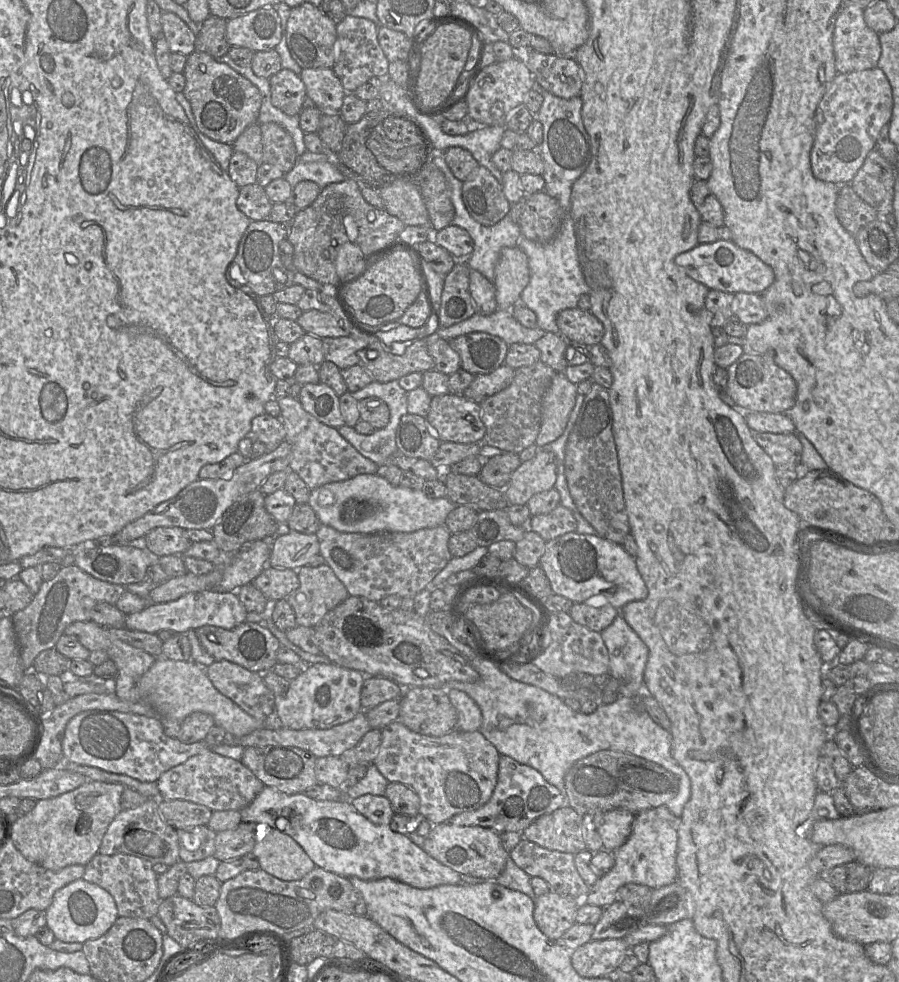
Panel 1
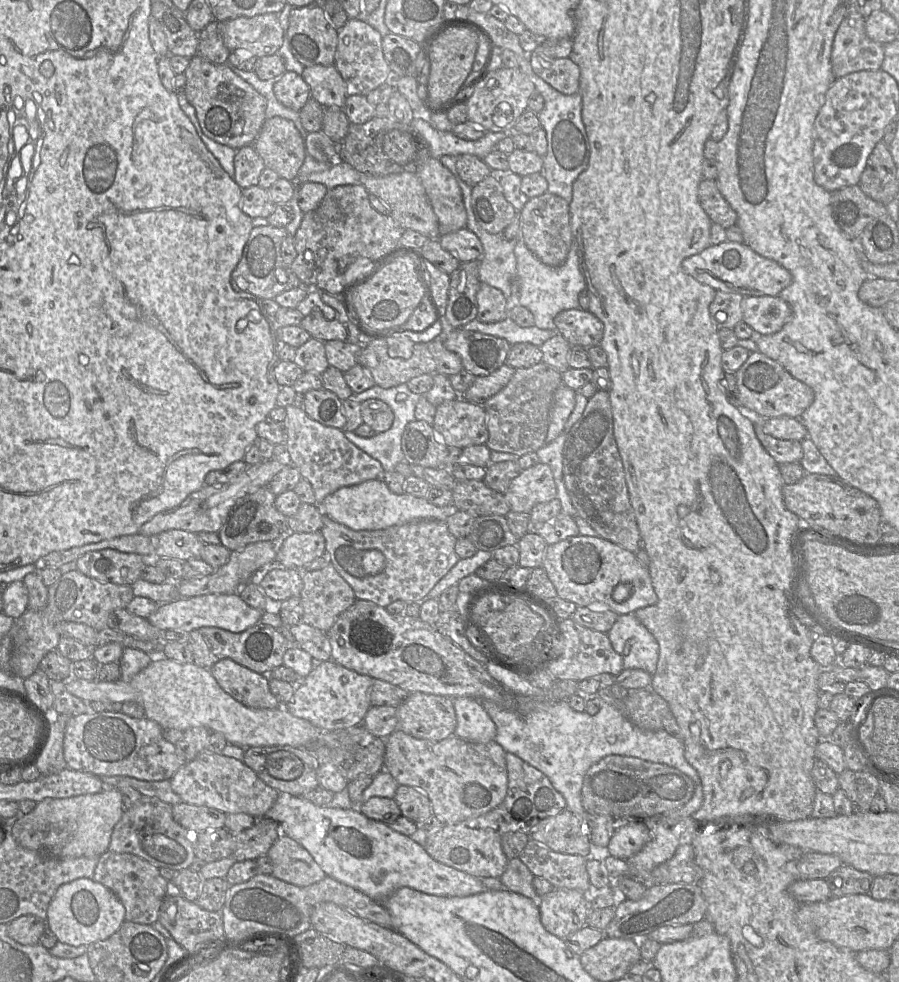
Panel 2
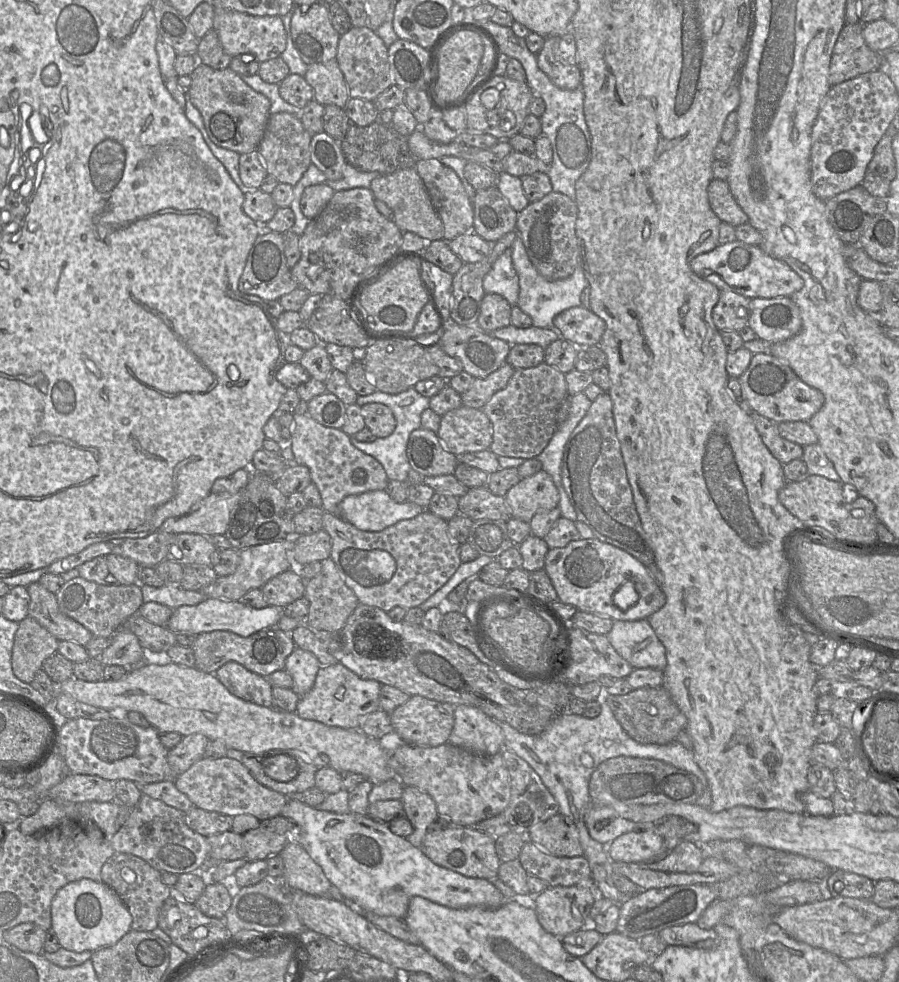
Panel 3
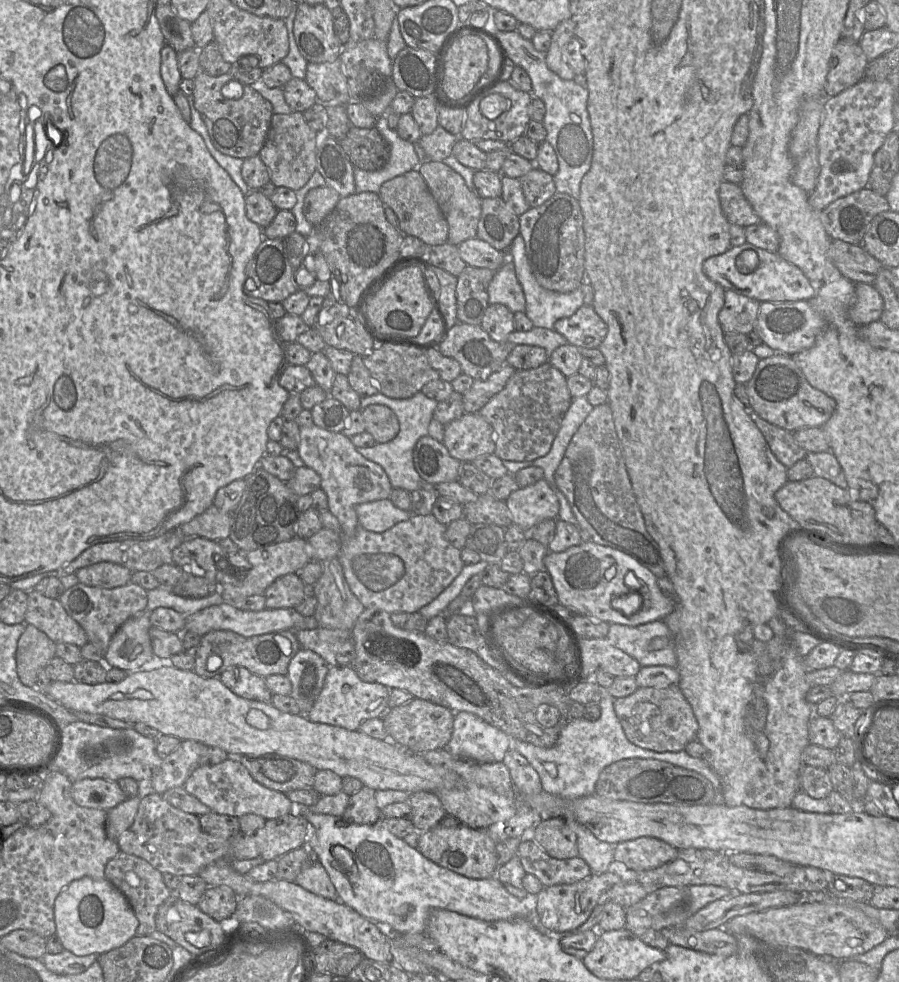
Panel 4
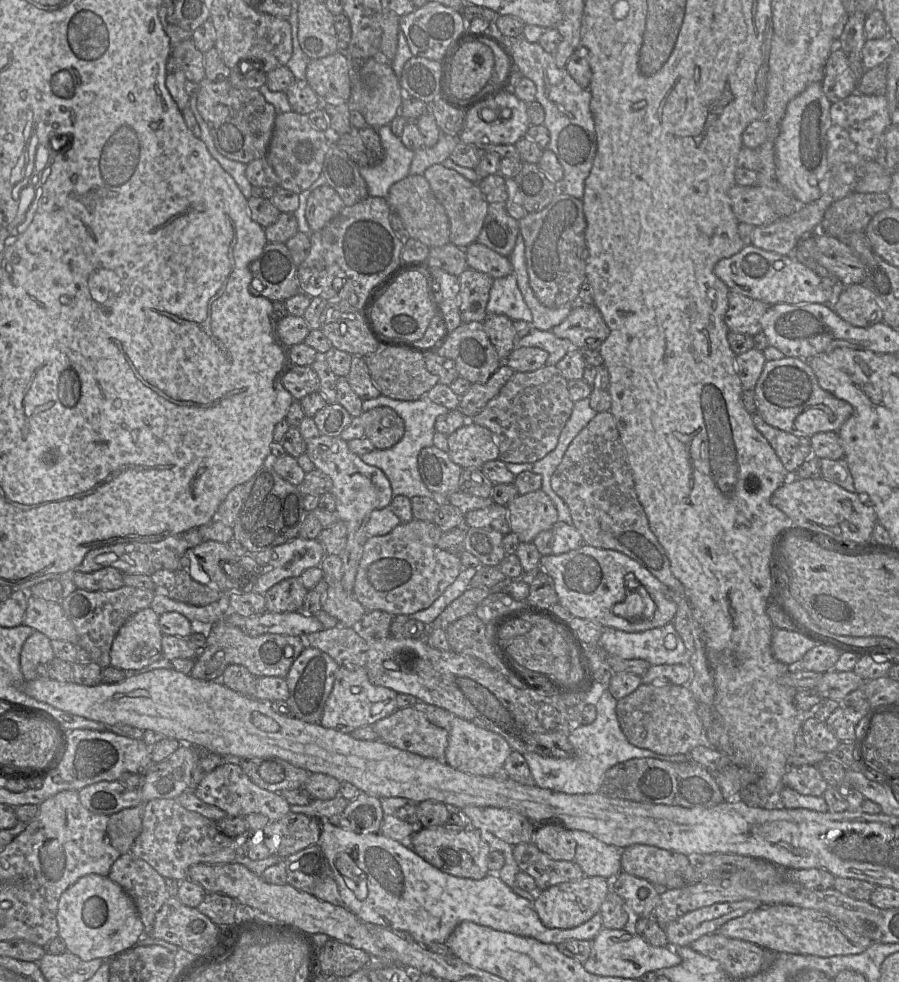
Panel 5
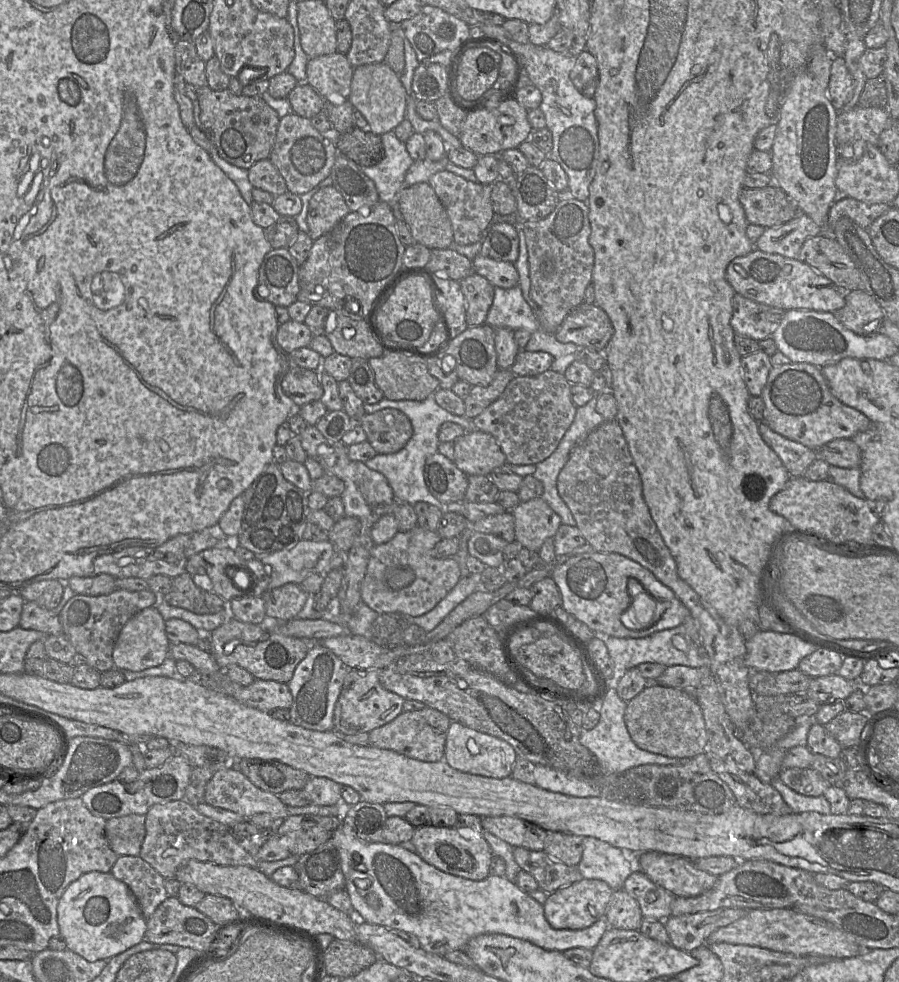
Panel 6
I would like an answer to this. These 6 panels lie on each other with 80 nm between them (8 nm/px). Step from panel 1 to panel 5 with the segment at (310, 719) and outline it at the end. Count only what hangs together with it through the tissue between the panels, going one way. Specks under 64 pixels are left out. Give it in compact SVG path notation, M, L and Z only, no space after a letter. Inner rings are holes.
M339 666L319 724L325 728L348 734L363 726L373 726L377 721L398 709L397 695L398 693L392 689L372 684L365 668Z

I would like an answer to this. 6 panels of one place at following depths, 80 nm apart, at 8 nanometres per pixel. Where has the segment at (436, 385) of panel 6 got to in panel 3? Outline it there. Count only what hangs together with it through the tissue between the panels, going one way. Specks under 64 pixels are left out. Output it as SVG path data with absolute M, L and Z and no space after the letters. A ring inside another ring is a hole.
M381 340L371 342L359 352L358 359L364 365L377 390L398 394L421 380L439 375L439 368L428 356L427 348L423 348L412 340Z

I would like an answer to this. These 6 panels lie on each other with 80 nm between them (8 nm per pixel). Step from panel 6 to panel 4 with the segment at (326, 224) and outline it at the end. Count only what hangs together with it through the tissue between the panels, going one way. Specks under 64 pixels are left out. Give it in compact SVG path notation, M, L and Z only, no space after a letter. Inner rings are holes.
M328 185L312 188L305 196L303 214L312 226L317 225L334 210L340 198Z

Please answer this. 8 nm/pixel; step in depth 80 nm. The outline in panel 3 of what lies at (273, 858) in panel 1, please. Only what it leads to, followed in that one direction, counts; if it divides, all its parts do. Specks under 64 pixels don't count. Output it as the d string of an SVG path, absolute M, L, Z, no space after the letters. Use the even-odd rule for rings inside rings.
M287 844L279 856L283 861L282 882L290 890L301 890L313 896L328 896L331 882L301 844Z

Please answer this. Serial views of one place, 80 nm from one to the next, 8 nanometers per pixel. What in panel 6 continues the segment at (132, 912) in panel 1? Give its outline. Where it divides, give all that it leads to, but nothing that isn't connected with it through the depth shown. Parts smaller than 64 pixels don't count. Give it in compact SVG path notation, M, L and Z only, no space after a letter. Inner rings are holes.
M139 855L118 856L110 873L130 888L145 919L168 897L164 878Z

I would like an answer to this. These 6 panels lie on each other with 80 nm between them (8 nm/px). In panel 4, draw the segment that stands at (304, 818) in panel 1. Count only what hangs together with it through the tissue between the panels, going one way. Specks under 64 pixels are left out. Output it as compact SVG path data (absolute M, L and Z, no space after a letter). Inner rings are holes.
M302 811L310 823L307 846L327 871L339 900L376 922L385 935L426 933L433 909L445 909L487 922L526 919L553 939L571 934L555 932L542 925L535 912L536 895L528 894L519 899L511 895L496 876L472 879L443 868L390 833L380 820L373 825L359 825L346 823L341 817Z

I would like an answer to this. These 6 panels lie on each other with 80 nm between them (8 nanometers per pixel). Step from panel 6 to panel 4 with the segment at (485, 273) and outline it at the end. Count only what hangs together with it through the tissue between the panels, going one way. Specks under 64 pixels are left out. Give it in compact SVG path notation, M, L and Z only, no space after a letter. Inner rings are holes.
M477 236L463 241L458 246L459 255L468 265L497 271L508 259L504 252L495 249Z

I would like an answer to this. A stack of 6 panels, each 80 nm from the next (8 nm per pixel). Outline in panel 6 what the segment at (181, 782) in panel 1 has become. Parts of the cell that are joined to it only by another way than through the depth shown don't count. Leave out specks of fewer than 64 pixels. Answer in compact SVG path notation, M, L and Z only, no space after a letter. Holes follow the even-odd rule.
M236 766L213 773L205 788L204 802L245 819L258 813L268 813L274 820L288 816L286 805L278 796L256 787Z

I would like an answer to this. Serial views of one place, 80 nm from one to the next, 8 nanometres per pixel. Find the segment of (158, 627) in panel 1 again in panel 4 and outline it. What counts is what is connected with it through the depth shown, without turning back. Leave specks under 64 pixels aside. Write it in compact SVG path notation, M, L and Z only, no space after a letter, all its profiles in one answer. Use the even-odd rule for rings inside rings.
M223 602L187 616L184 630L195 632L200 636L213 630L230 630L244 637L252 637L277 631L300 630L299 627L304 618L293 608L265 608L261 611L245 611Z

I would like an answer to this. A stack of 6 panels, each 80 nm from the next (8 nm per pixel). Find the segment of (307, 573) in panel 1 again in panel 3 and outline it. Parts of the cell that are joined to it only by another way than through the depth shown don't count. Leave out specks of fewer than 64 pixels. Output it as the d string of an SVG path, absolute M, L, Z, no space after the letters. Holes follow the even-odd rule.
M330 557L322 562L322 569L315 577L305 581L304 597L309 602L309 611L305 619L306 625L318 630L340 633L348 617L359 605L353 591L347 587Z

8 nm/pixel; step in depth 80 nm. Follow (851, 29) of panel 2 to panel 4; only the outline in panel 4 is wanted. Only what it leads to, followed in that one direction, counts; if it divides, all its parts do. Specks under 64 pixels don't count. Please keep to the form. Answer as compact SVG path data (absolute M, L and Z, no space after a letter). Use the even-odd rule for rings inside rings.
M842 37L830 57L824 87L825 97L836 96L861 81L868 63L859 42Z

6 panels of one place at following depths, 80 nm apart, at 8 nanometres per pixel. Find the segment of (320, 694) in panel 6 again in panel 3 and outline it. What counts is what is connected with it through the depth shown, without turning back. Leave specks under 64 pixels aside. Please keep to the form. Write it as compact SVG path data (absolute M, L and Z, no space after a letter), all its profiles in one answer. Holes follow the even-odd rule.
M298 647L292 651L285 662L285 670L293 679L293 690L299 695L305 695L314 685L316 675L322 665L309 651Z

